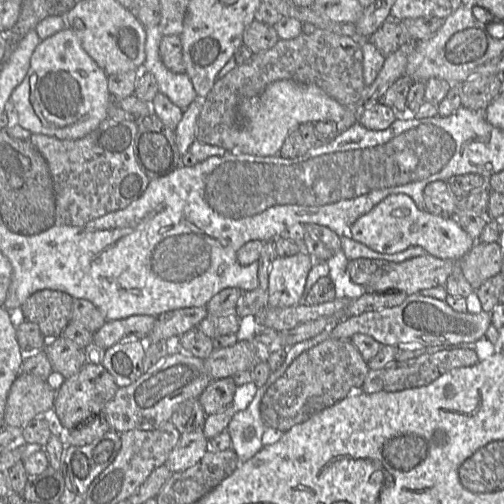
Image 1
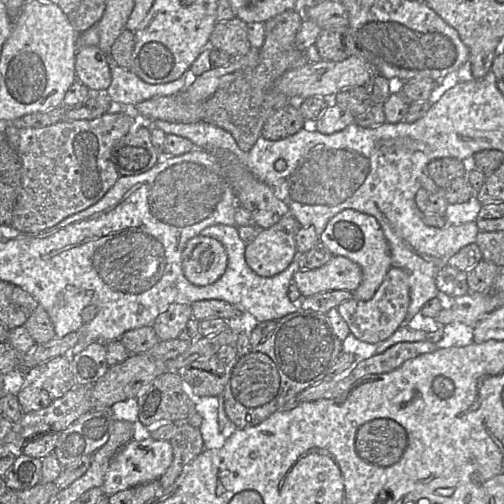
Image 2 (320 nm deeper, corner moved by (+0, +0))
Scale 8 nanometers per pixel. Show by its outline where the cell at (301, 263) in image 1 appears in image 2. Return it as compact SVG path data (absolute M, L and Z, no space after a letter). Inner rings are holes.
M289 212L270 228L260 230L258 236L246 244L245 260L250 269L262 277L272 277L284 271L297 258L296 234L301 228Z

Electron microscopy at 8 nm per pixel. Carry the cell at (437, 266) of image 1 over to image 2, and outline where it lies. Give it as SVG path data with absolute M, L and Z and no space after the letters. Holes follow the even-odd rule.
M333 255L319 268L297 271L293 276L293 282L302 297L334 290L353 293L362 282L362 270L350 259Z

